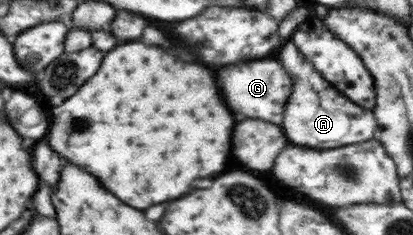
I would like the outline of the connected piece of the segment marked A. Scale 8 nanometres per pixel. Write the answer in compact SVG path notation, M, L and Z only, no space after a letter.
M289 40L285 41L282 48L275 56L280 63L285 62L284 70L293 78L289 110L285 110L285 120L281 122L289 142L309 148L339 148L374 138L377 127L371 110L357 106L332 83L325 81L312 64L305 62L304 55L299 54L297 47Z

